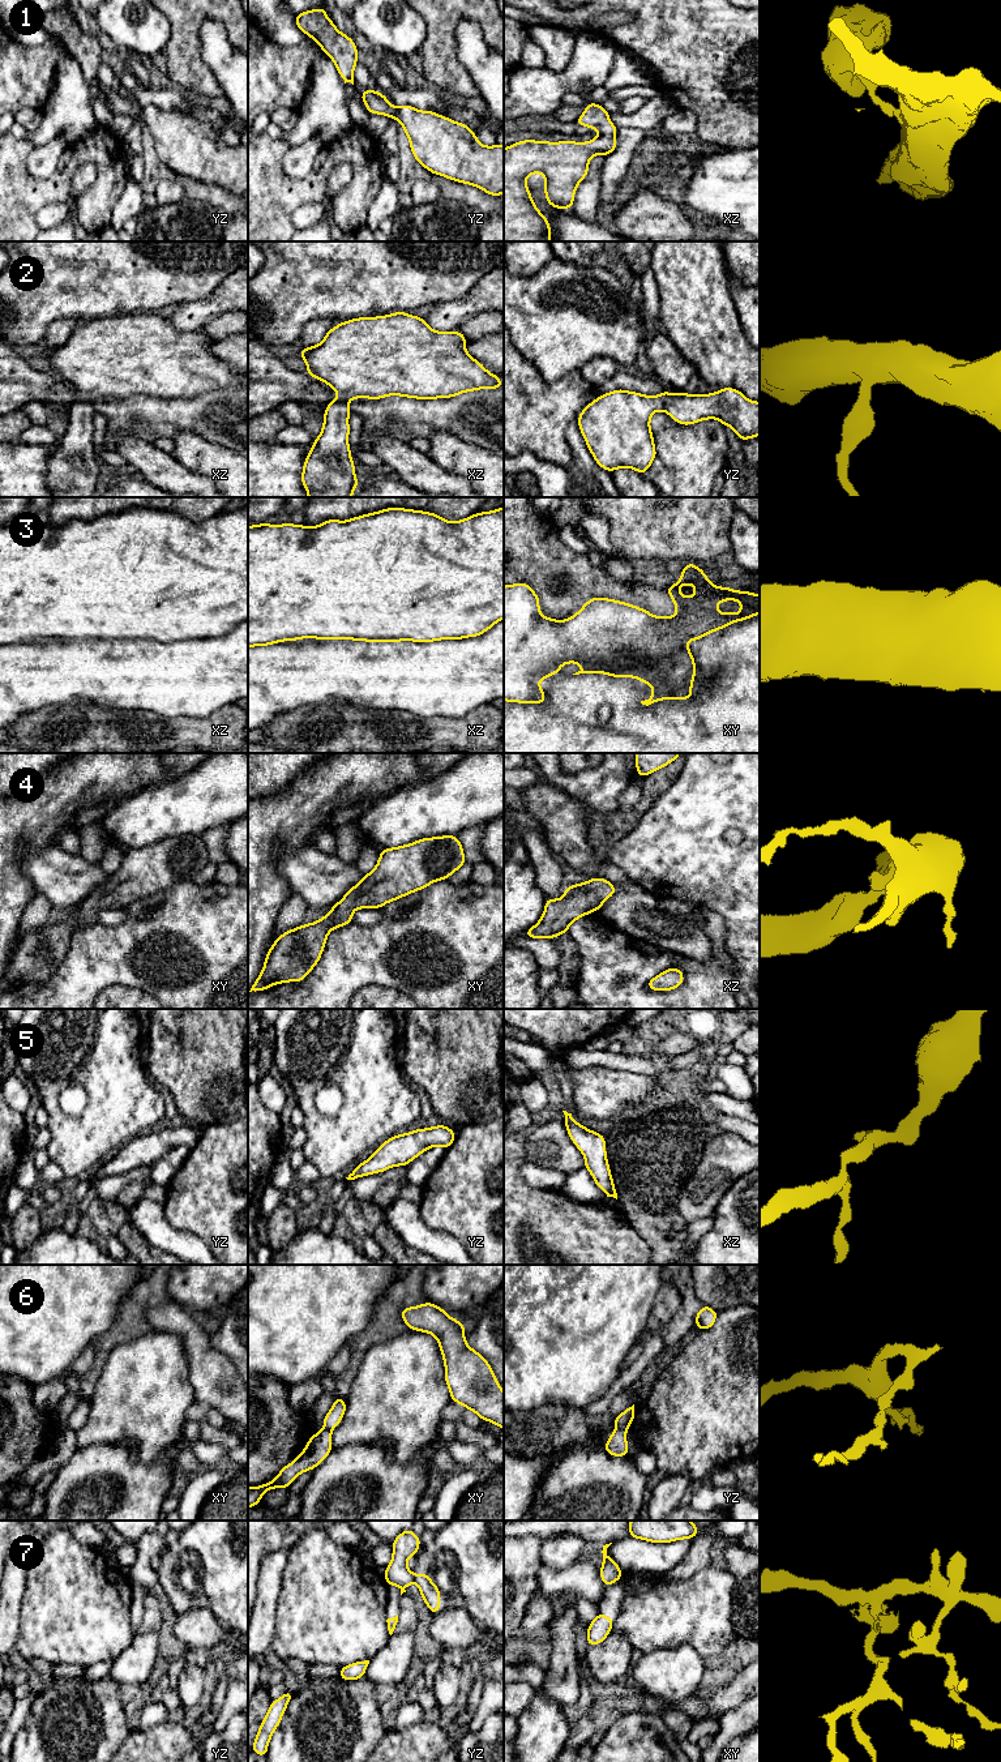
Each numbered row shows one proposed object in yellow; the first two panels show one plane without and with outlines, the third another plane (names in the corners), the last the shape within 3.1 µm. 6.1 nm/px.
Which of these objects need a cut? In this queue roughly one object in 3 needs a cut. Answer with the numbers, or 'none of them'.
3, 6, 7

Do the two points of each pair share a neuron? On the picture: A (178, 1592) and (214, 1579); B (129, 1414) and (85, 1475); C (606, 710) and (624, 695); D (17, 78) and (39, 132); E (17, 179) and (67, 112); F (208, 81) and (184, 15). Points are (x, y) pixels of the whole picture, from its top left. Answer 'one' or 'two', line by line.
A: one
B: two
C: two
D: two
E: two
F: one

